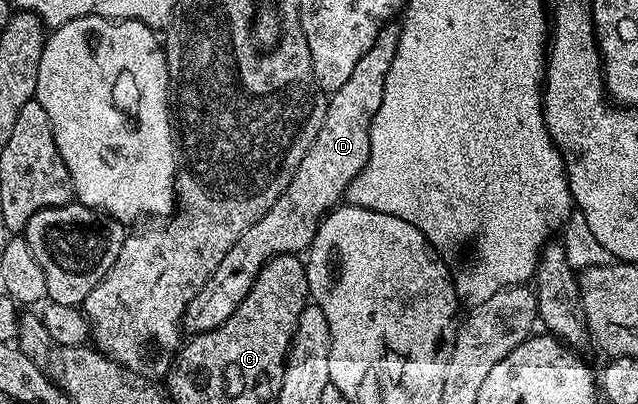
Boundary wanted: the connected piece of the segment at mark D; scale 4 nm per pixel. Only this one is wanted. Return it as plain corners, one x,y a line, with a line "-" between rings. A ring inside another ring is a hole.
396,25
384,26
373,47
366,52
363,60
359,60
359,64
355,64
343,88
328,95
325,122
319,128
307,156
299,160
299,168
295,168
295,176
291,176
279,200
275,200
265,215
255,220
255,224
251,224
251,228
247,228
247,232
231,244
227,256
219,260
215,272
211,272
203,288
191,296
191,304
187,304
181,317
181,328
186,335
211,332
224,324
235,308
243,304
265,263
280,254
300,255
308,251
315,232
321,227
322,218
345,198
345,189
369,159
369,126
383,100
387,72
397,51
397,31

